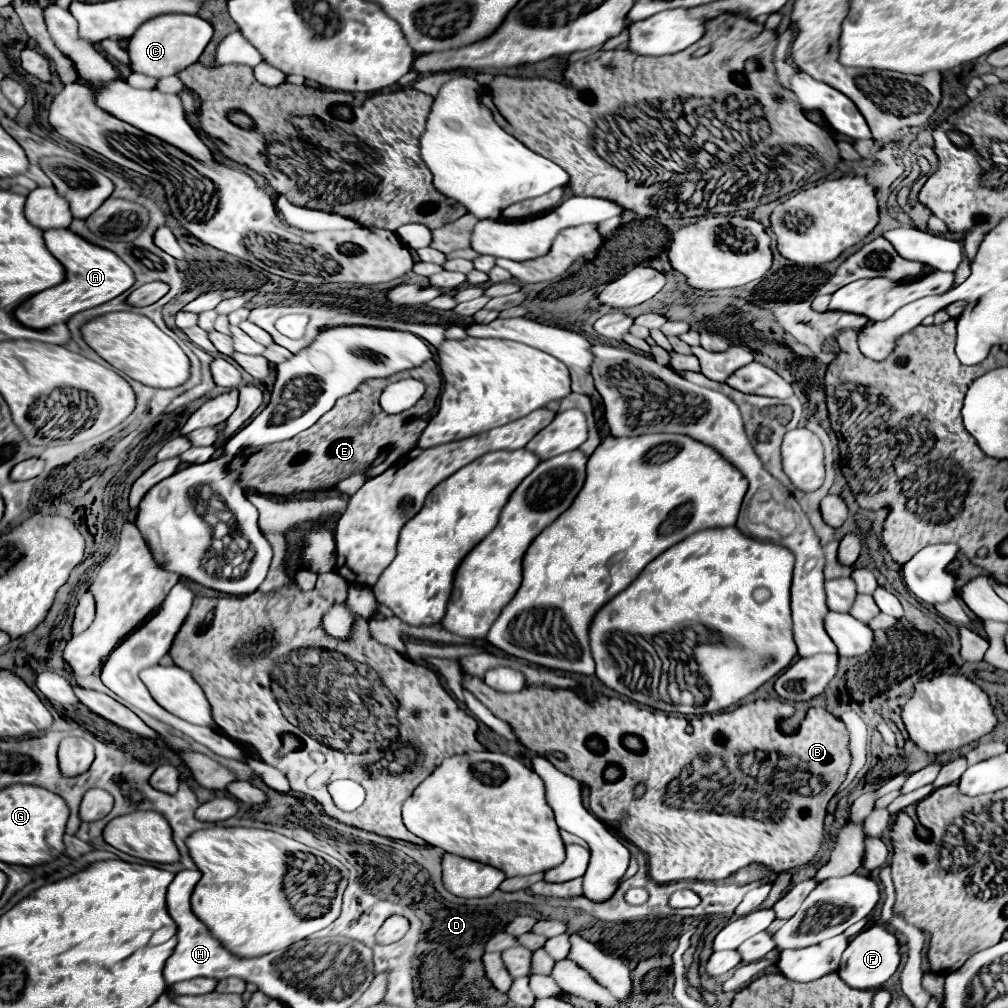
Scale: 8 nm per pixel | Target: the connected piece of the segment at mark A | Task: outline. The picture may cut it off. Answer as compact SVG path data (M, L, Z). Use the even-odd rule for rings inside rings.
M70 228L46 230L44 240L46 240L48 250L66 268L66 280L54 288L48 288L40 294L28 298L14 310L16 320L28 328L46 330L54 324L68 322L74 314L94 308L94 306L100 306L104 302L110 302L112 298L120 296L134 284L134 272L130 270L130 266L124 264L124 260L120 260L114 252L110 252L102 246L86 242L82 236L72 232Z

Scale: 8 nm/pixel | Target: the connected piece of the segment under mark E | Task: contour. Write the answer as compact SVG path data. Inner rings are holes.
M428 360L428 366L418 366L412 370L404 370L384 380L368 380L354 394L344 396L336 402L336 406L326 412L312 428L294 436L292 440L268 446L266 462L260 458L250 458L248 464L240 472L242 488L254 488L262 494L276 496L294 496L300 492L326 492L334 488L340 480L362 472L366 478L374 478L382 474L386 468L394 466L404 454L416 448L416 442L422 430L428 426L426 414L436 406L440 394L440 374L434 360ZM402 378L418 378L426 384L424 396L414 404L414 408L402 414L386 414L378 404L378 396L382 388L390 382Z

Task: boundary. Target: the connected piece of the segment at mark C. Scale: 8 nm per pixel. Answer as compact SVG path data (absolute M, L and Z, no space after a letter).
M188 14L156 16L156 18L144 22L136 30L136 34L130 38L130 44L128 44L130 66L134 72L154 76L154 78L178 74L184 68L198 62L200 54L204 52L204 48L210 42L212 34L214 34L214 28L198 16L188 16Z

